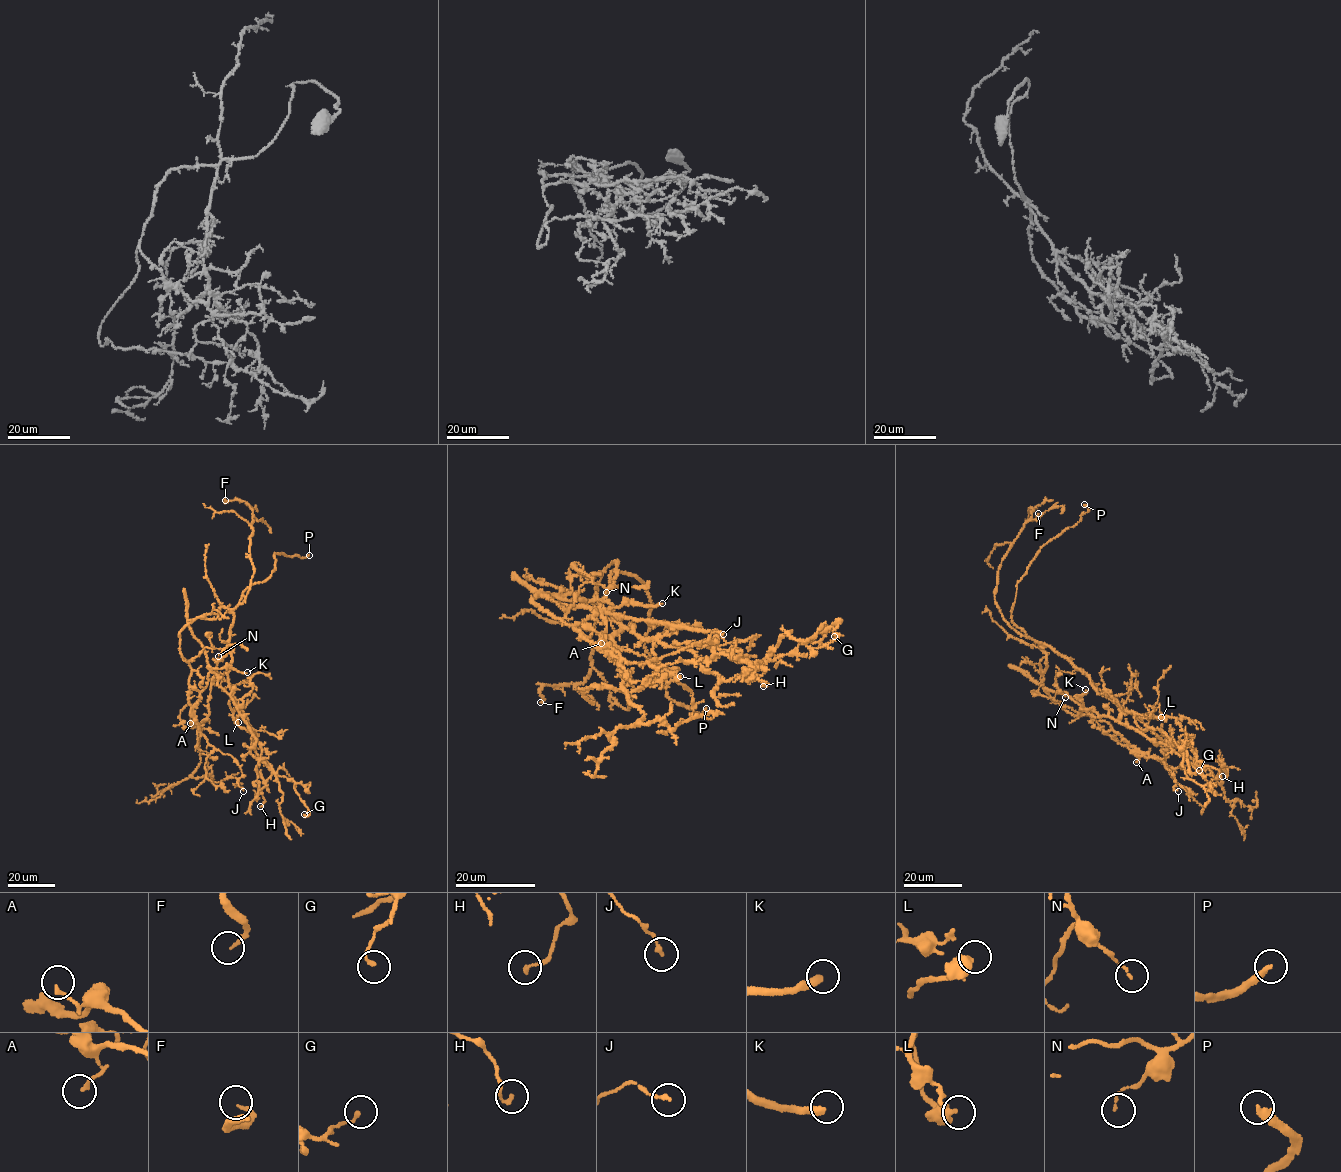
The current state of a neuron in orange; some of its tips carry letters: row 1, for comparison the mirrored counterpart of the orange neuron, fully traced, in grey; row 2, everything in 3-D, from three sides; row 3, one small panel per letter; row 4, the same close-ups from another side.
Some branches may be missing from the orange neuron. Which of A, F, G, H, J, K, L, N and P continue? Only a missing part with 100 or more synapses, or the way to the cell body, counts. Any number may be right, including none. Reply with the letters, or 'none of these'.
K, P

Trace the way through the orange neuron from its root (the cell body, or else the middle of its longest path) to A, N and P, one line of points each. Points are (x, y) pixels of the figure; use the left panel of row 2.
A: (230, 650), (234, 616), (227, 608), (216, 619), (196, 617), (180, 632), (179, 650), (191, 670), (190, 723)
N: (230, 650), (227, 608), (180, 632), (186, 660), (207, 647), (221, 649), (218, 656)
P: (230, 650), (233, 610), (245, 590), (270, 576), (275, 569), (274, 554), (303, 558), (309, 555)

